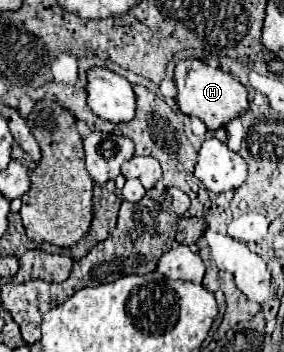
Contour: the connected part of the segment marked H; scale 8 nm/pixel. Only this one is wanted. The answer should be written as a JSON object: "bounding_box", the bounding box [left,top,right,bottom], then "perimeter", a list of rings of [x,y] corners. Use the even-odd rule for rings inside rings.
{"bounding_box":[174,60,248,130],"perimeter":[[[182,60],[174,70],[174,80],[178,88],[176,102],[180,110],[188,116],[198,116],[208,130],[224,128],[230,120],[248,110],[246,88],[234,76],[222,72],[220,68],[212,68],[202,60]]]}

